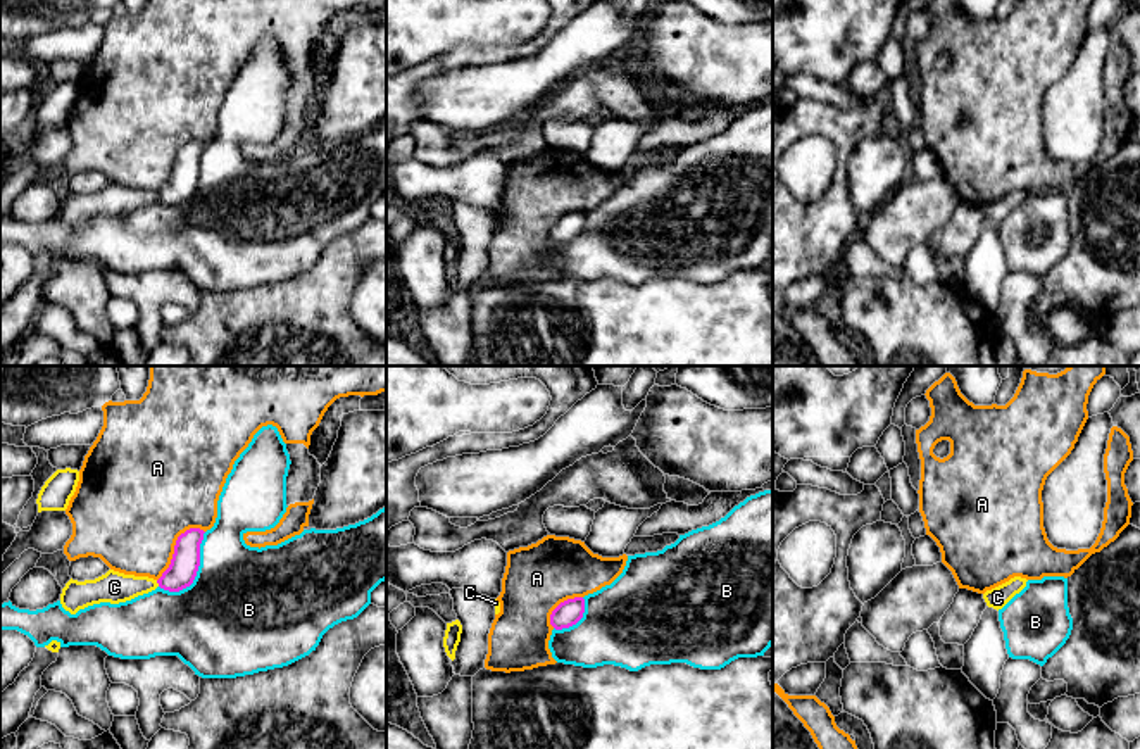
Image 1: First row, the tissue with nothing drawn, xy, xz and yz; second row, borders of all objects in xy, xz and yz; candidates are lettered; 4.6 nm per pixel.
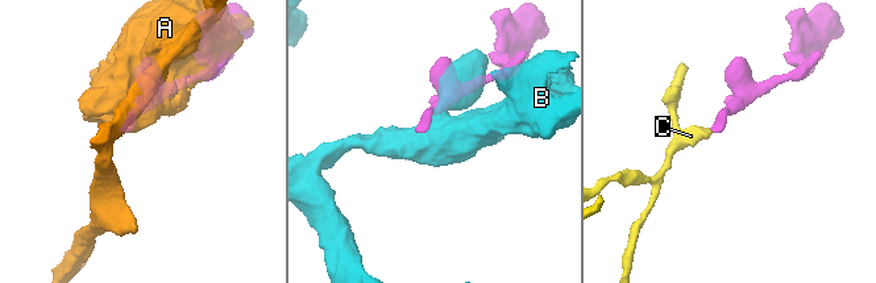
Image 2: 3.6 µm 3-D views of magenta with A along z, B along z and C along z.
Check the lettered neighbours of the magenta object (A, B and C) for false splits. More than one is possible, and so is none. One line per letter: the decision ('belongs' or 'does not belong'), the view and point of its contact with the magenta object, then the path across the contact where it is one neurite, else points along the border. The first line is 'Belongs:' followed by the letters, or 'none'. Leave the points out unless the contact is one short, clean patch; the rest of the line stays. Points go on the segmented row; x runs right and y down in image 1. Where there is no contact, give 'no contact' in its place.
Belongs: none
A: does not belong | xy (175, 547)
B: does not belong | xy (195, 573)
C: does not belong | xy (157, 582) | along xy (156, 580), (159, 585)

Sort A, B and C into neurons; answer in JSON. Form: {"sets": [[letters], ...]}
{"sets": [["A"], ["B"], ["C"]]}

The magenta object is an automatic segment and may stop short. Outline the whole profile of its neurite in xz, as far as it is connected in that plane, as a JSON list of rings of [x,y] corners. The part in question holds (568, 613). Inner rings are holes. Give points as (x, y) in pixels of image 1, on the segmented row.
[[[574,597],[561,602],[550,614],[550,625],[555,630],[569,628],[576,625],[585,613],[585,599]]]

